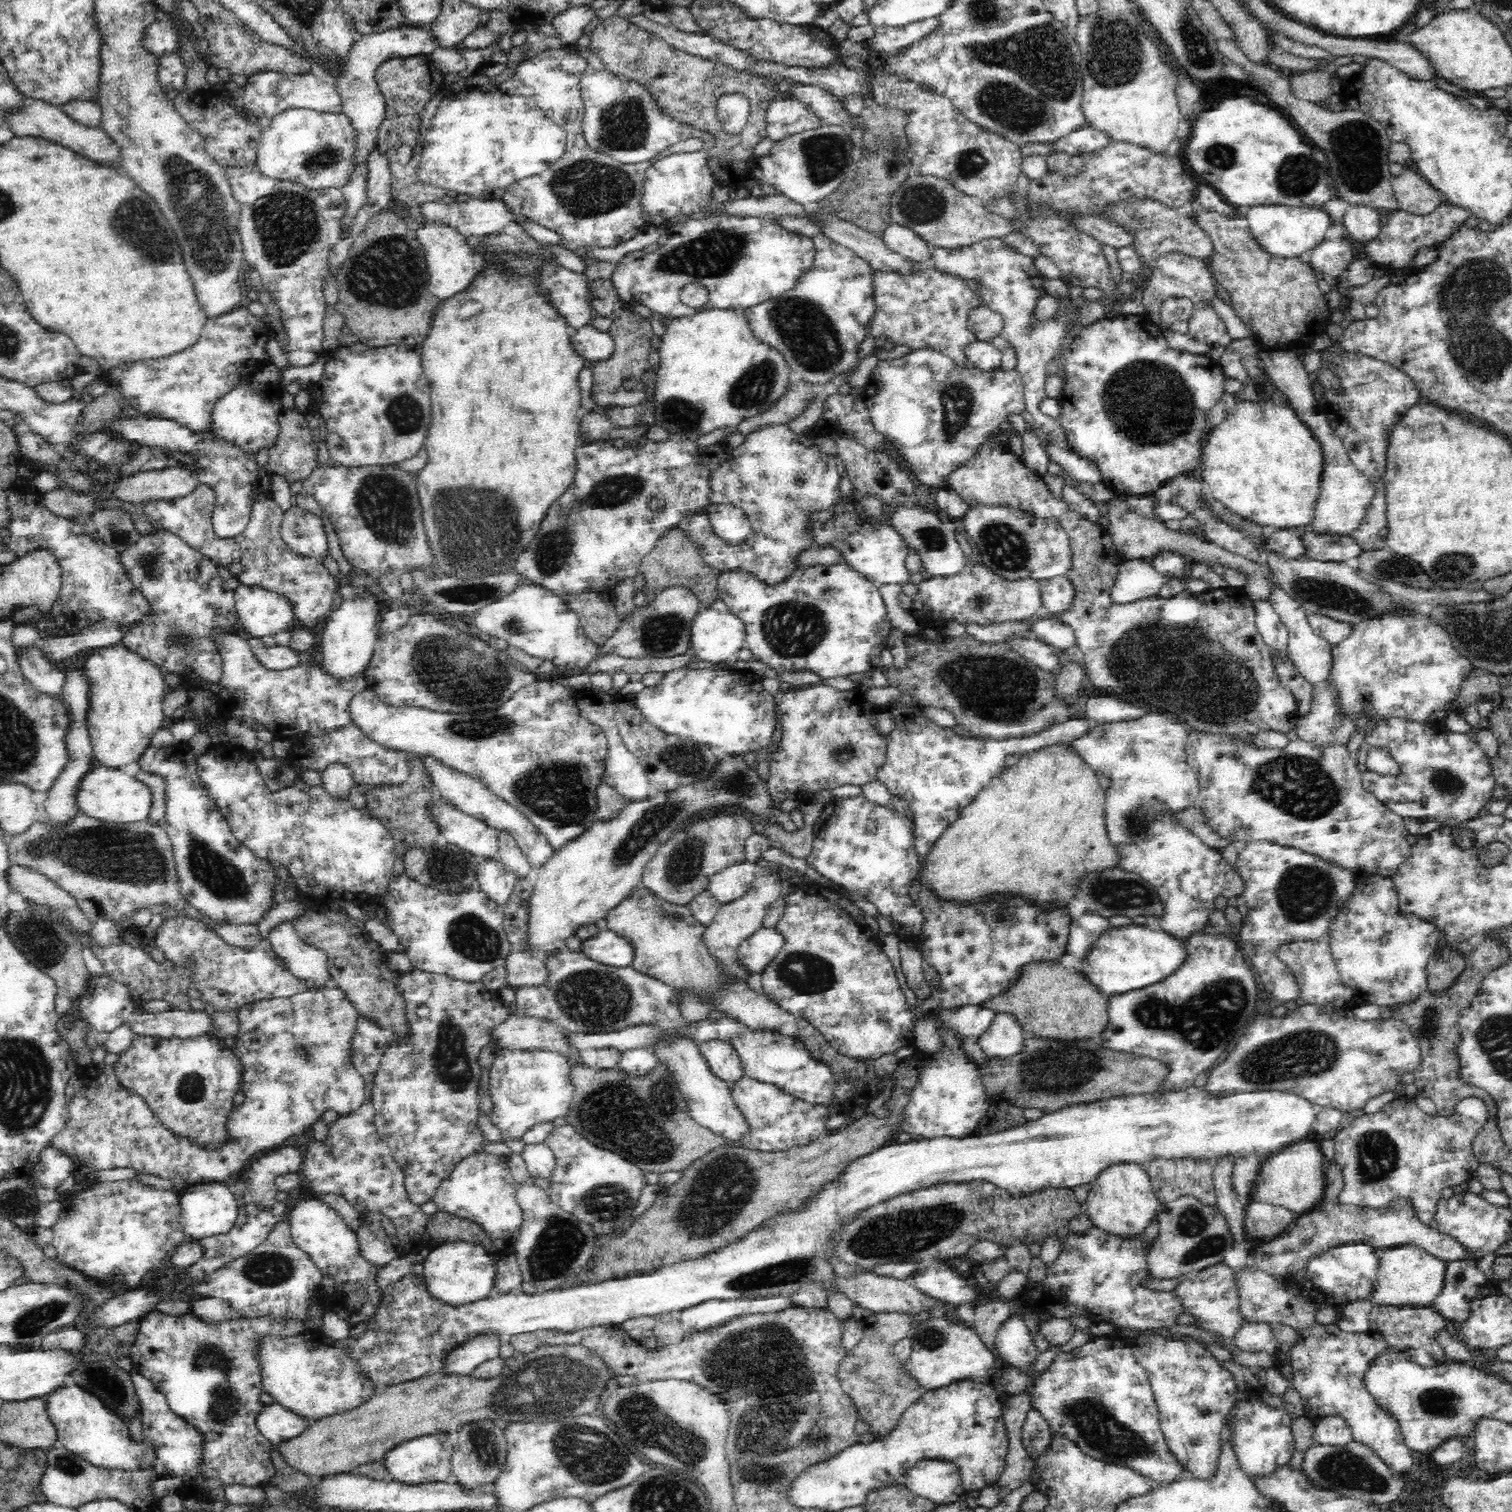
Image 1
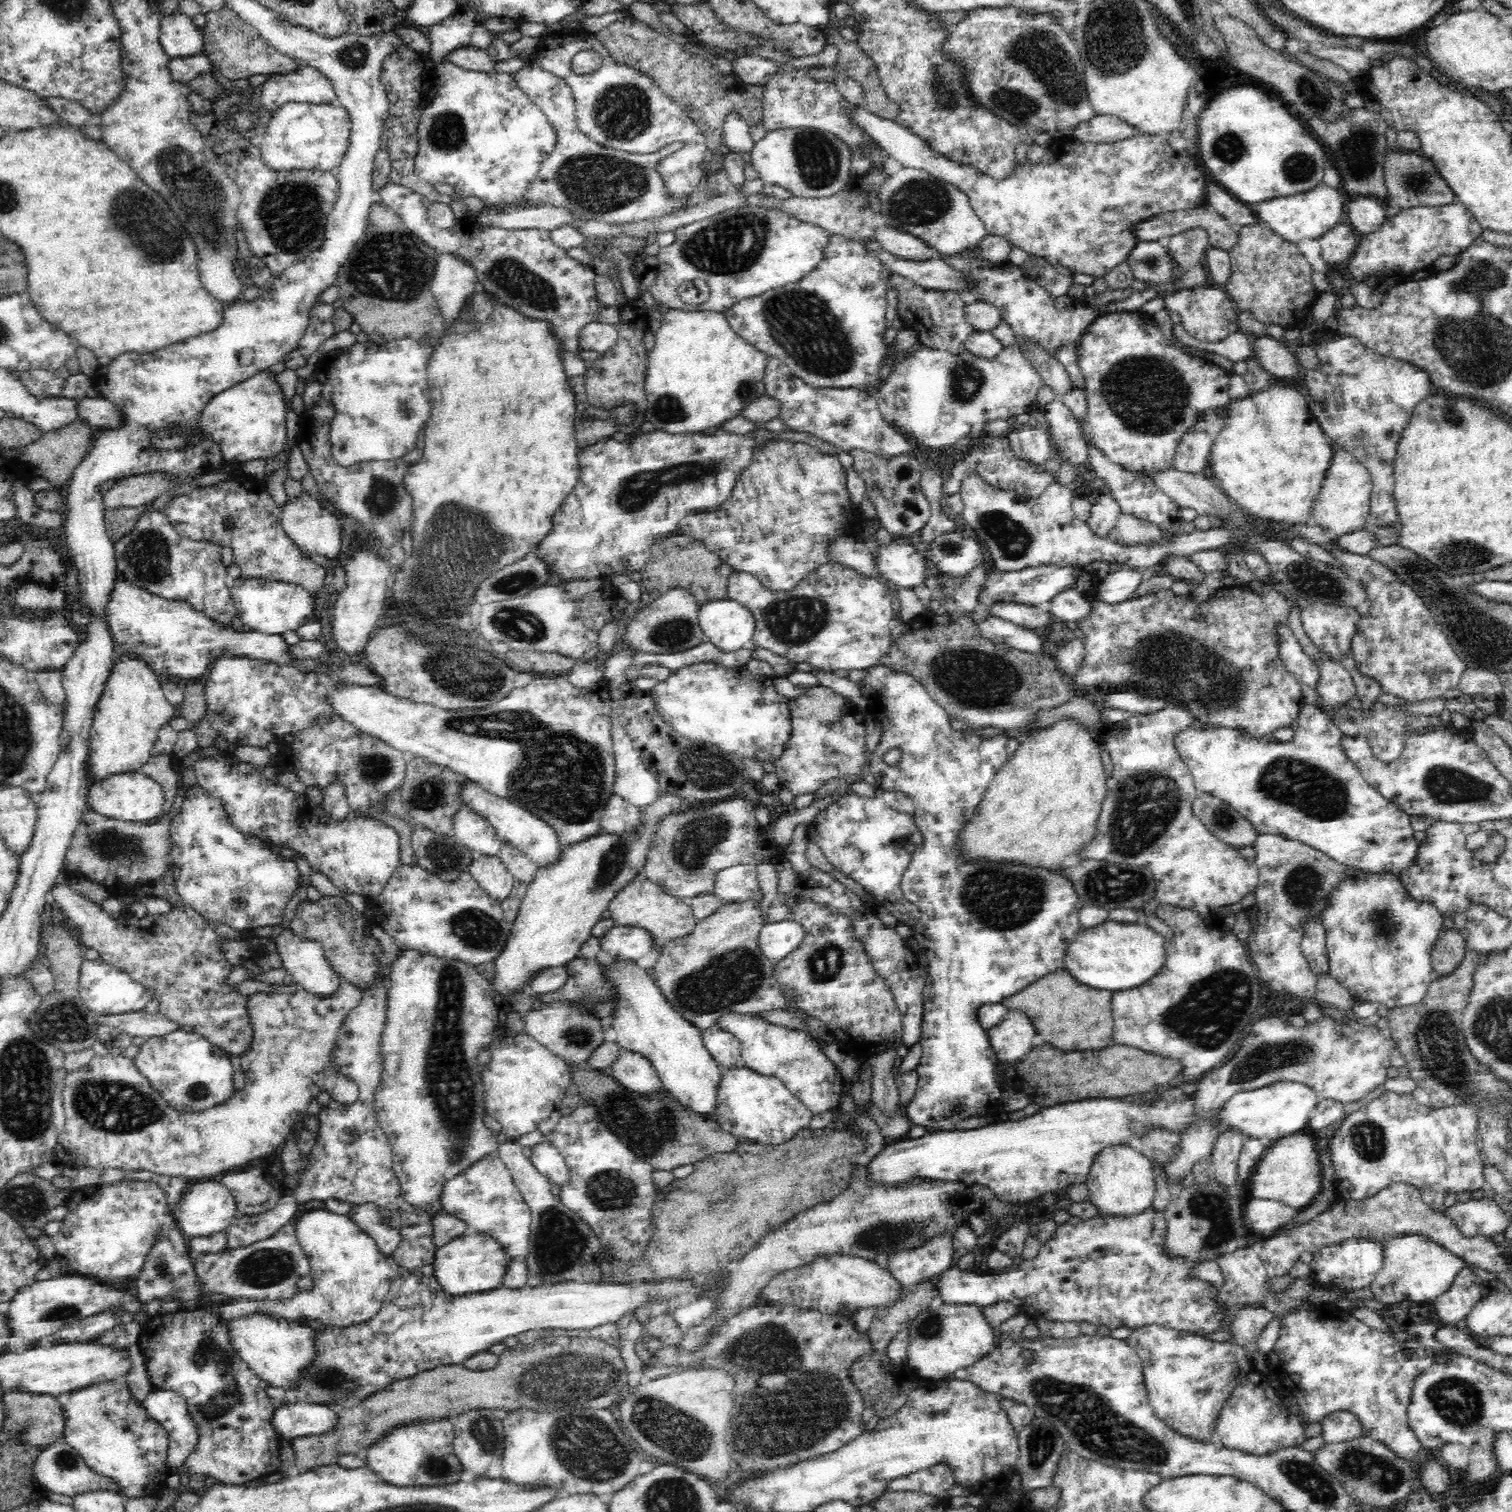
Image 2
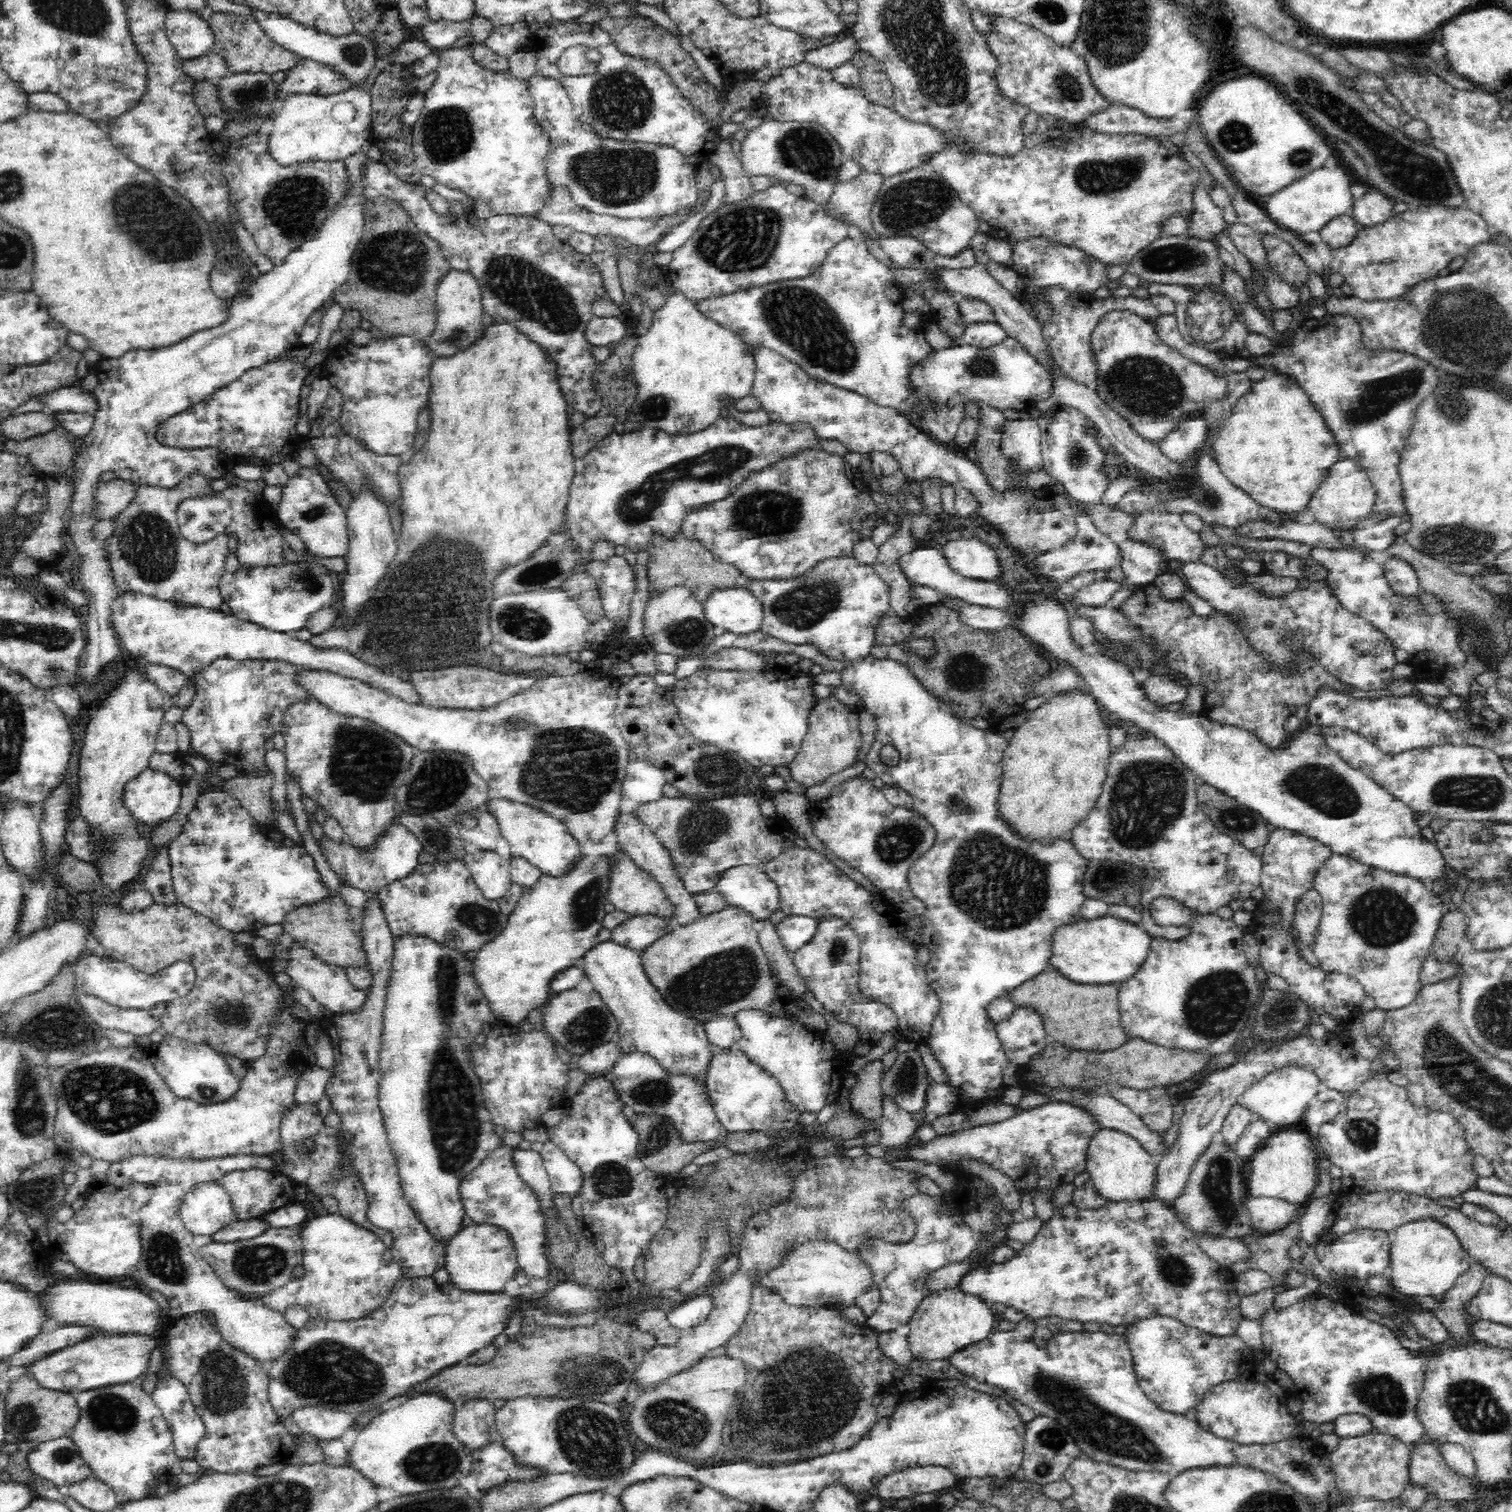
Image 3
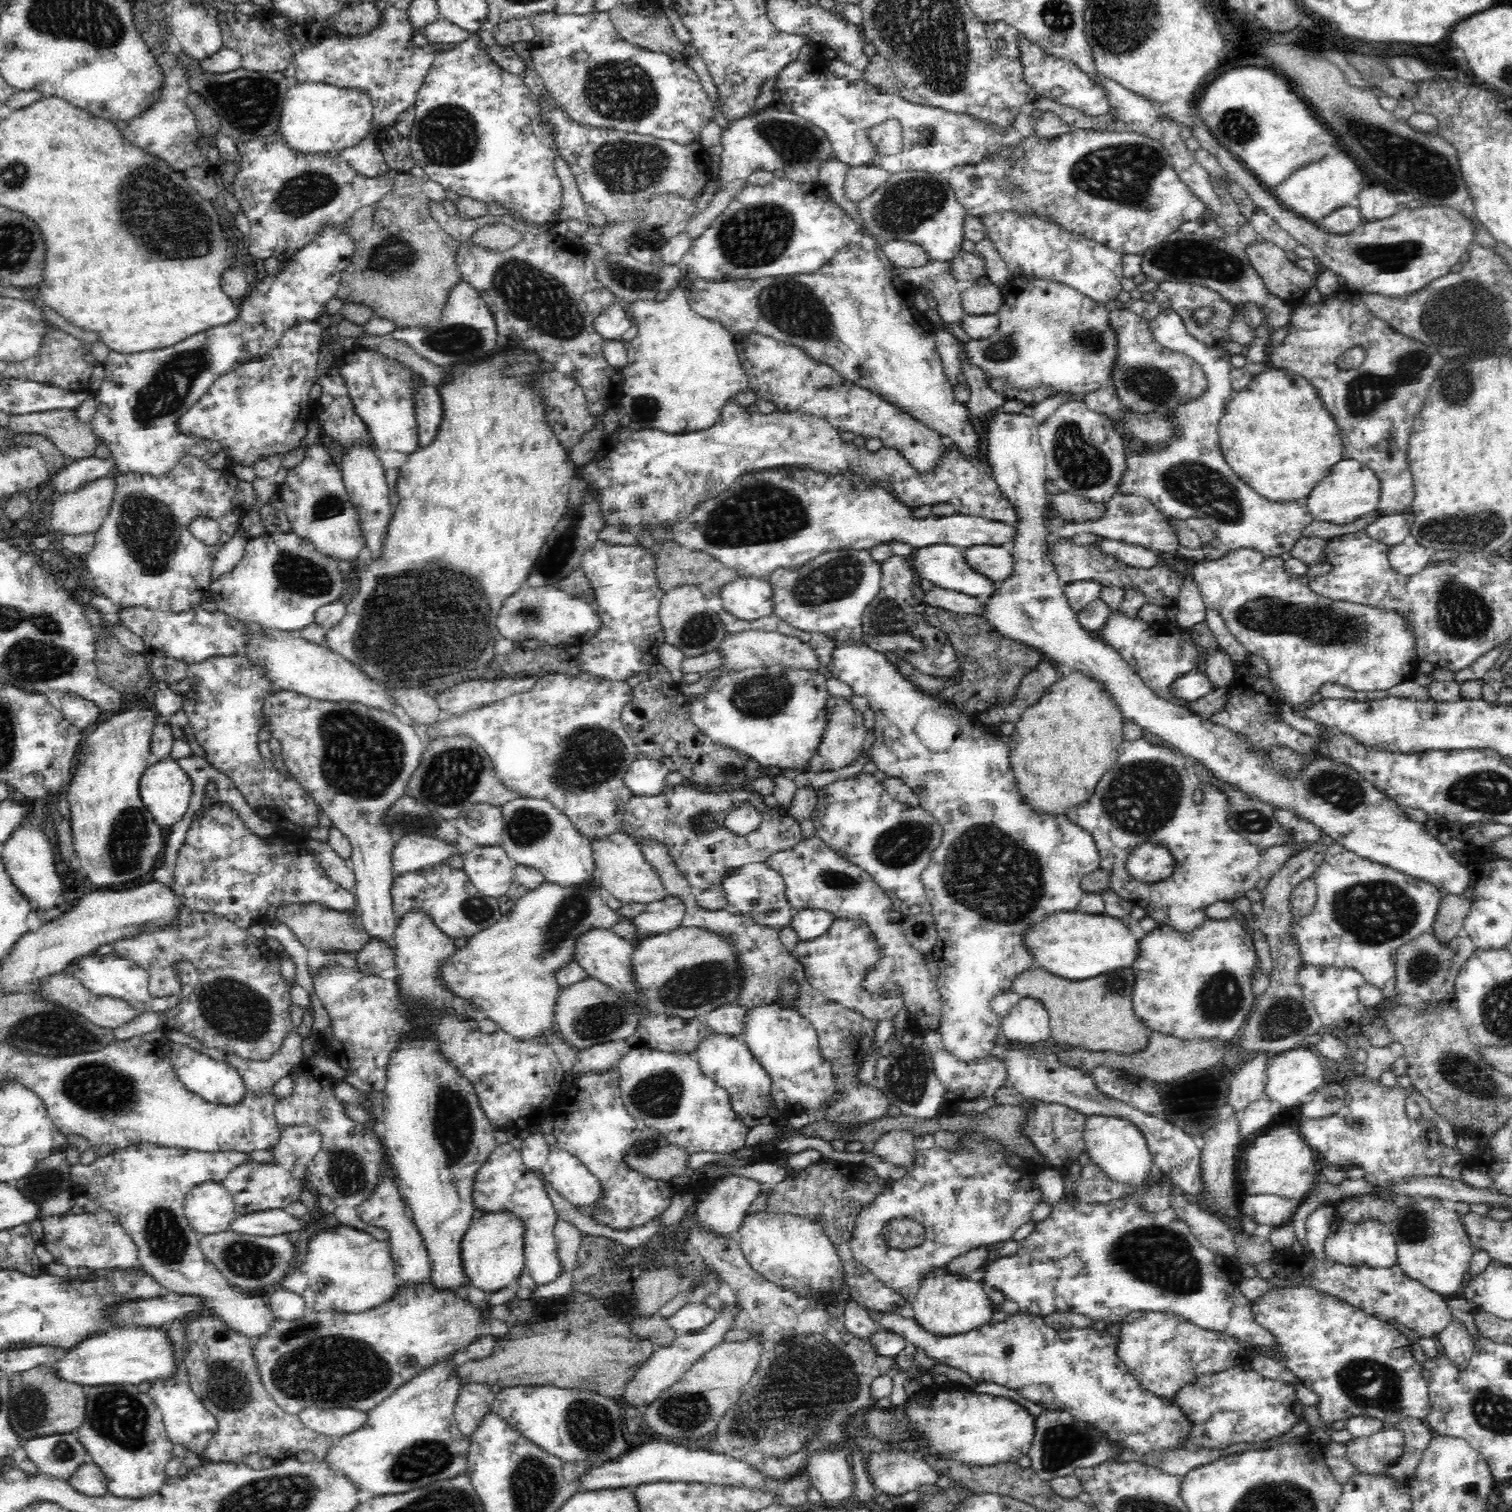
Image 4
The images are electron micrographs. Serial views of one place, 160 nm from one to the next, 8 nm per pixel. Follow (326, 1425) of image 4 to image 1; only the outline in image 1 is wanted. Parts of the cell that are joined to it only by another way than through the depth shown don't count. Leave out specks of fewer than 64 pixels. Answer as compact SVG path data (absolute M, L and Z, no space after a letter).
M280 1403L265 1405L262 1413L256 1420L260 1433L268 1438L274 1446L281 1442L296 1438L310 1428L310 1418L300 1415Z

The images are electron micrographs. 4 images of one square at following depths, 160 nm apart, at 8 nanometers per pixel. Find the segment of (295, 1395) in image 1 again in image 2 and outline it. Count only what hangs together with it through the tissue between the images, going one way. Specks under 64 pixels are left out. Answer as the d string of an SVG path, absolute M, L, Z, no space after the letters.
M252 1313L226 1321L232 1348L258 1377L270 1385L292 1385L315 1353L312 1346L315 1330L297 1320L289 1321L266 1313Z

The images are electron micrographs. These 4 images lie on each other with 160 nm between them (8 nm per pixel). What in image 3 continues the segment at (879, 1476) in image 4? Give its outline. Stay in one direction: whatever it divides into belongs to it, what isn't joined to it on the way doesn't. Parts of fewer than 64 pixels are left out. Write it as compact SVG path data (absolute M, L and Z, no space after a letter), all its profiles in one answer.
M944 1466L904 1467L885 1474L874 1488L874 1494L887 1499L911 1498L925 1492L940 1492L954 1486L957 1476Z

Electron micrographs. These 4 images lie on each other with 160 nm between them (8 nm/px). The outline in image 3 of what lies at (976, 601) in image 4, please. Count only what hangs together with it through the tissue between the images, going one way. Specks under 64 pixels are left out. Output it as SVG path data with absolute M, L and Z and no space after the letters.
M942 597L939 600L943 606L956 611L960 621L975 629L1003 629L1012 627L1009 615L1000 608L978 606L956 597Z

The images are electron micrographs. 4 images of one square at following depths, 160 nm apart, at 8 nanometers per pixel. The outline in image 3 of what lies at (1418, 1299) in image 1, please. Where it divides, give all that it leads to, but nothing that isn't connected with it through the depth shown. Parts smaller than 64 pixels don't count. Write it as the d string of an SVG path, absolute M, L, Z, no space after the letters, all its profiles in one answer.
M1422 1217L1397 1226L1391 1232L1390 1277L1392 1285L1404 1294L1414 1296L1444 1296L1456 1279L1471 1265L1470 1253L1462 1246L1460 1237L1446 1223L1434 1217Z

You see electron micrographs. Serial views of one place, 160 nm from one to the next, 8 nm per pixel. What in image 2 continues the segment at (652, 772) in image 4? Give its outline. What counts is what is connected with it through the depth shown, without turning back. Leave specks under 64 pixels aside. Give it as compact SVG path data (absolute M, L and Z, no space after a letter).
M613 720L611 728L616 761L614 792L634 806L646 808L661 795L656 775L643 763L624 727Z

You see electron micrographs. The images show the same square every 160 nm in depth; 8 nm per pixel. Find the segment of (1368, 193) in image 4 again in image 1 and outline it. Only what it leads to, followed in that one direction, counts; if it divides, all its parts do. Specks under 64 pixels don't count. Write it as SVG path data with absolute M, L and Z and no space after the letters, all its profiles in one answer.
M1350 205L1344 214L1343 224L1357 245L1376 238L1380 232L1382 213L1374 207Z

